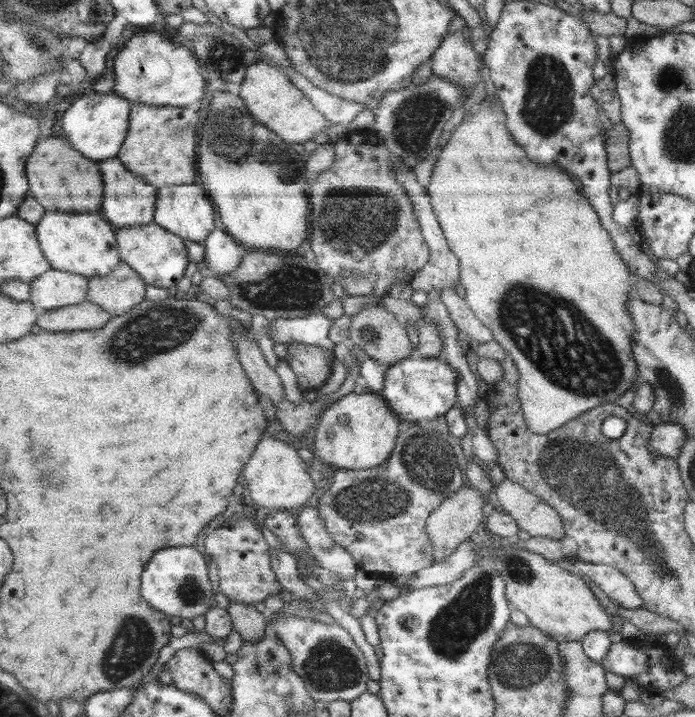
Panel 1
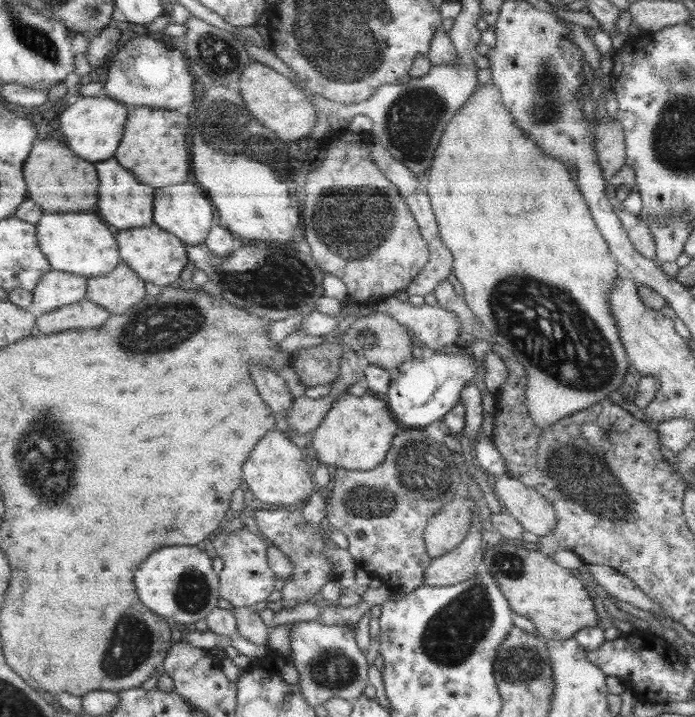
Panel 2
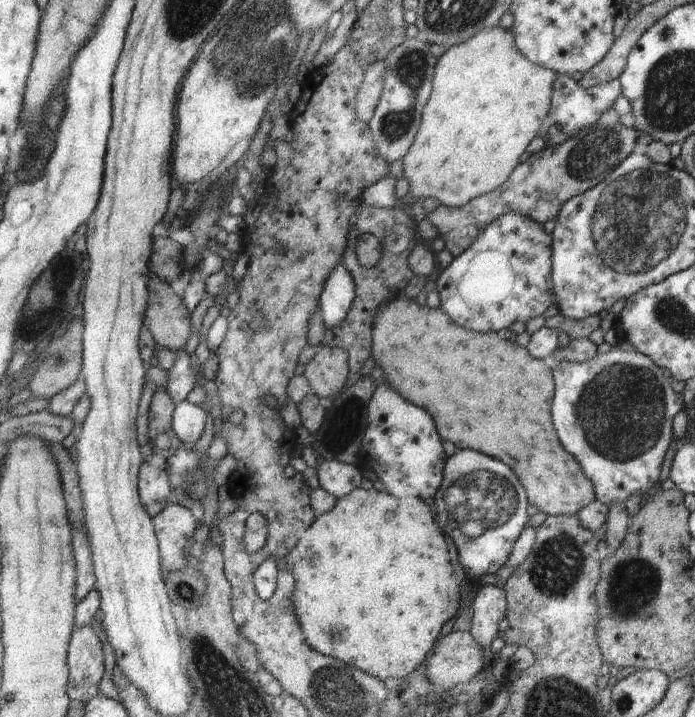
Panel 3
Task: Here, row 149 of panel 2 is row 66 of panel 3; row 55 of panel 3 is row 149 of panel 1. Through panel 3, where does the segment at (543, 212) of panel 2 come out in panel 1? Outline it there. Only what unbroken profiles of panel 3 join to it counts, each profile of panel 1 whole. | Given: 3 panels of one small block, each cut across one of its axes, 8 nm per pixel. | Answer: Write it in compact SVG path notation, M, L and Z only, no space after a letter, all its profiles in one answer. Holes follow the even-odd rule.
M495 97L494 102L495 105L489 108L488 103L485 100L482 100L476 107L474 114L467 115L467 118L463 118L459 126L457 126L457 128L452 132L449 142L443 146L440 154L437 156L437 162L434 164L432 178L427 187L427 192L432 198L435 214L437 214L441 227L445 232L449 247L451 247L451 250L461 261L461 282L466 291L466 301L473 309L473 312L475 312L475 318L477 318L485 328L488 328L491 331L492 340L498 341L498 343L502 345L508 353L511 352L511 360L514 361L515 368L518 369L518 398L521 402L522 414L526 420L526 424L529 426L531 433L547 434L547 432L551 430L563 426L565 422L569 422L571 418L575 418L575 416L579 416L579 414L583 414L583 412L587 412L587 410L591 410L592 408L595 408L595 406L599 406L599 404L615 402L615 400L617 400L617 398L619 398L619 396L621 396L621 394L623 394L625 390L627 390L627 388L637 380L635 361L633 360L633 356L631 356L631 336L633 336L633 332L635 332L635 325L633 325L633 319L631 319L629 309L627 309L627 300L629 300L629 296L632 292L629 289L629 280L627 280L630 274L629 269L627 269L627 265L623 263L623 259L621 259L621 257L619 257L619 253L615 251L615 247L613 247L614 243L611 241L609 234L602 228L601 223L599 223L597 213L593 211L593 207L591 207L587 202L587 199L579 193L576 186L573 185L573 182L569 179L570 177L567 174L560 172L558 169L555 169L554 166L545 167L543 165L535 165L534 162L531 162L531 160L527 158L525 152L523 152L523 148L519 148L519 145L515 145L513 138L511 138L510 134L507 133L505 126L506 115L500 108L498 98Z

